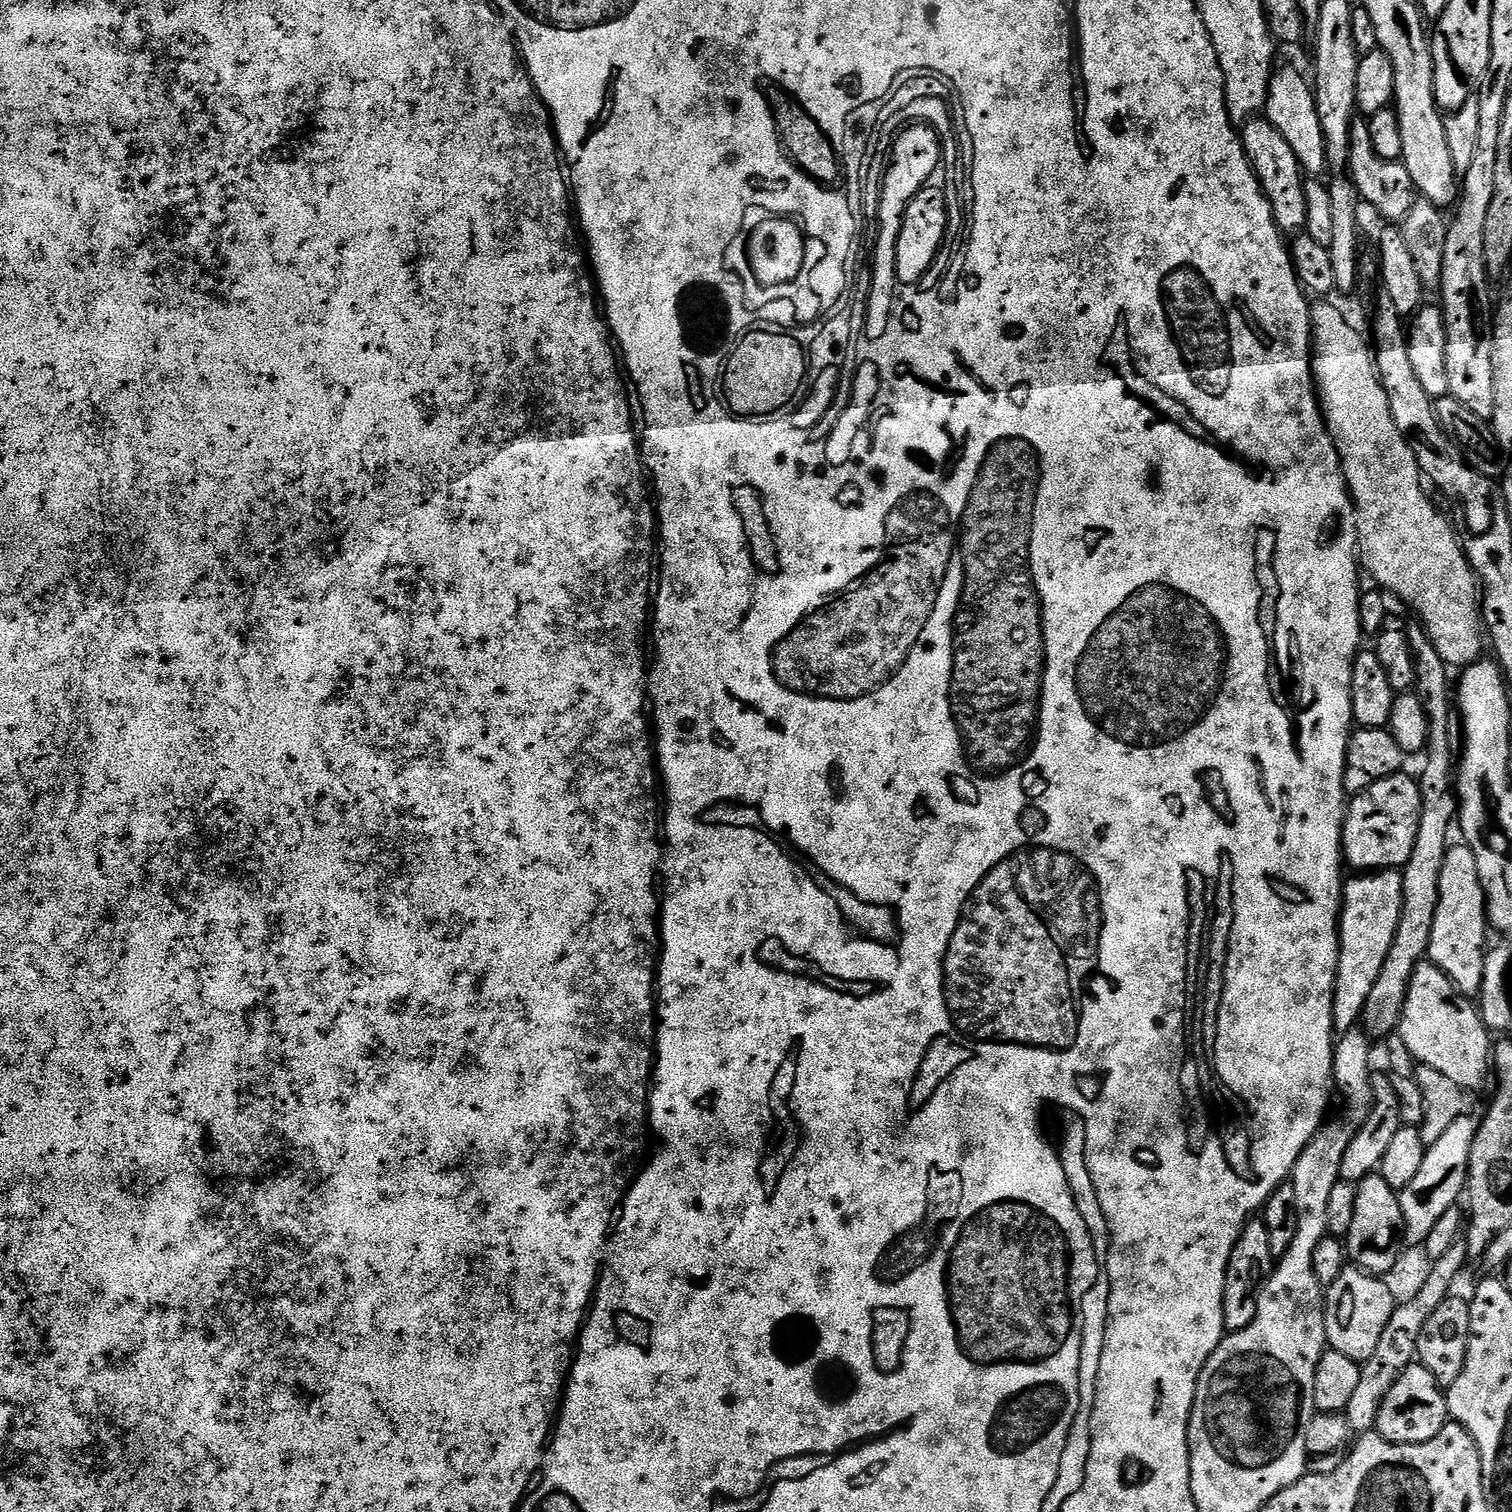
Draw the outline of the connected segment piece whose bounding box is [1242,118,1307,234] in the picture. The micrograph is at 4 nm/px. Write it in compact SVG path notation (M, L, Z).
M1253 118L1243 125L1242 139L1244 153L1252 164L1252 171L1256 173L1264 197L1270 202L1276 227L1284 234L1299 233L1307 222L1307 200L1304 189L1306 180L1302 175L1298 158L1294 158L1294 150L1290 150L1286 138L1282 138L1282 134L1274 130L1274 126L1267 118Z

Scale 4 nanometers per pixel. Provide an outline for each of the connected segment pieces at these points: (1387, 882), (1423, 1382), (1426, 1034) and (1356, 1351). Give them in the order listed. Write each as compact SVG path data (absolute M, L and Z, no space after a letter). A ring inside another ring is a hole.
M1372 870L1367 874L1356 874L1352 881L1345 883L1342 888L1342 907L1340 909L1340 957L1336 971L1336 989L1332 995L1332 1027L1337 1033L1349 1032L1360 1024L1360 1015L1366 1006L1366 998L1370 998L1370 990L1382 971L1382 962L1386 962L1386 954L1390 954L1390 942L1394 942L1394 930L1398 930L1398 918L1402 914L1402 875L1396 870Z
M1414 1363L1394 1382L1390 1392L1378 1410L1375 1431L1382 1438L1386 1438L1392 1444L1421 1444L1430 1442L1430 1438L1437 1436L1444 1425L1449 1423L1448 1397L1445 1389L1426 1366Z
M1425 962L1419 964L1410 978L1410 986L1406 994L1406 1002L1402 1010L1398 1034L1406 1044L1409 1054L1417 1065L1425 1064L1440 1073L1446 1074L1453 1082L1465 1090L1480 1088L1484 1084L1484 1075L1490 1072L1490 1040L1489 1029L1484 1026L1477 1005L1462 992L1457 992L1452 980L1437 964Z
M1345 1266L1342 1274L1338 1274L1338 1282L1326 1290L1324 1321L1327 1347L1357 1362L1370 1358L1378 1347L1378 1338L1382 1338L1382 1330L1386 1330L1386 1322L1390 1322L1396 1310L1396 1302L1381 1277L1363 1272L1355 1266Z

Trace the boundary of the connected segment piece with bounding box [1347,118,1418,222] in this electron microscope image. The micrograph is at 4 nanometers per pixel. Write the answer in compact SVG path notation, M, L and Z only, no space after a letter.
M1353 119L1350 126L1350 154L1348 155L1347 171L1350 179L1356 185L1360 199L1368 204L1380 216L1385 216L1385 221L1399 222L1406 218L1406 214L1418 199L1414 186L1414 178L1410 178L1410 170L1400 160L1387 160L1374 150L1374 142L1370 142L1370 126L1367 119Z

